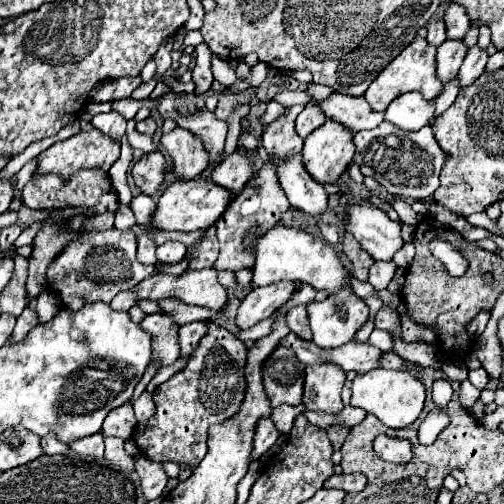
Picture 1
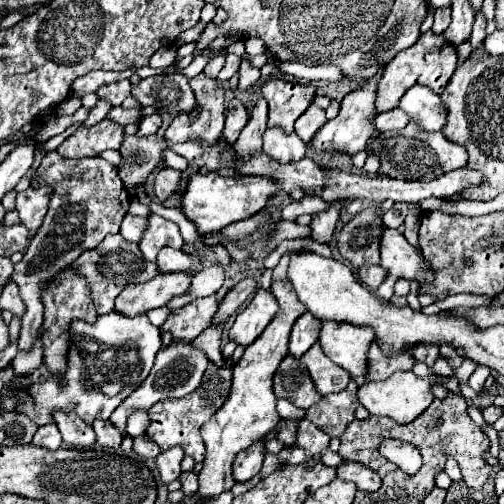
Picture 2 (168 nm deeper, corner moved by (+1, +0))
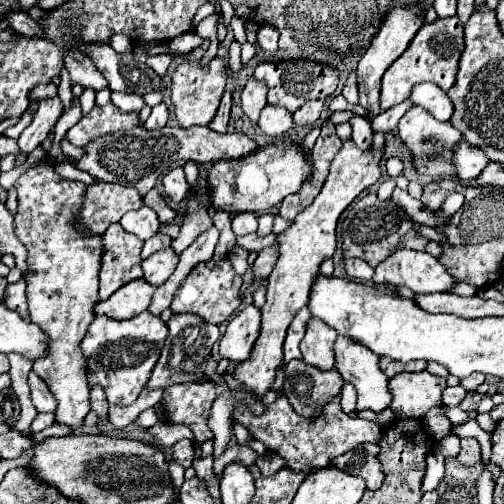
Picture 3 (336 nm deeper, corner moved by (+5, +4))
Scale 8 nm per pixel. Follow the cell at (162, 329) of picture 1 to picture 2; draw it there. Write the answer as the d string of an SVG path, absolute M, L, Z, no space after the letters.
M215 296L197 298L185 304L183 308L173 310L159 330L169 332L173 340L193 340L209 326L211 322L209 318L213 318L215 310L217 310Z

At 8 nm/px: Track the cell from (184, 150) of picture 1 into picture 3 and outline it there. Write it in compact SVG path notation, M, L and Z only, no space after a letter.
M213 58L207 66L201 66L197 60L185 60L173 72L171 80L171 100L175 104L175 116L181 128L189 128L195 124L207 126L221 102L223 88L227 82L227 62L223 58Z

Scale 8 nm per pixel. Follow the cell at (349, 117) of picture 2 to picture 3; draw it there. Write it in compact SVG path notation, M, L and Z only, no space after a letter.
M411 4L411 6L395 6L389 10L385 16L377 36L371 40L371 46L365 50L365 54L359 60L357 66L357 76L359 76L359 98L361 106L365 106L371 112L371 118L381 112L379 108L379 92L381 92L381 78L385 70L407 50L409 42L415 38L417 30L425 24L425 8L421 4Z

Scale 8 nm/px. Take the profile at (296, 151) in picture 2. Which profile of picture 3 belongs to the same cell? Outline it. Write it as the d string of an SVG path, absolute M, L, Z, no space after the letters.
M265 106L261 116L259 116L259 128L267 134L267 136L275 136L275 138L283 138L285 132L291 130L293 120L291 120L291 112L287 112L287 108L281 106Z

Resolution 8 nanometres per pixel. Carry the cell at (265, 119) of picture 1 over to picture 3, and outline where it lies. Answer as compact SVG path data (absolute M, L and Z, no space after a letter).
M249 78L249 82L245 84L245 88L243 88L243 92L241 92L243 112L245 112L253 122L257 122L261 110L265 108L265 104L267 104L267 88L265 88L265 84L261 84L261 80Z

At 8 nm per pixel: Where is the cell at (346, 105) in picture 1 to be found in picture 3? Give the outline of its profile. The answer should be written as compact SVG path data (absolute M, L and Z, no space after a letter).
M413 106L399 122L399 136L411 154L411 164L415 172L429 176L431 180L445 176L457 178L457 168L453 166L453 148L463 142L463 136L457 128L453 128L451 122L433 120L433 116L425 112L425 108Z

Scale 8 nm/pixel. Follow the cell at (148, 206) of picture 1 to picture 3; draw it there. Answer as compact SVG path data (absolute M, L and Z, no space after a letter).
M155 234L155 236L151 236L149 242L145 242L141 256L149 258L153 252L159 252L161 248L167 248L167 246L171 246L171 238L165 234Z

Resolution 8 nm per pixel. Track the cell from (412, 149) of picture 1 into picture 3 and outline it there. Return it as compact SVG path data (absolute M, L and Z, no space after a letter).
M469 142L465 144L459 144L455 148L455 158L453 158L453 164L457 164L457 170L459 170L459 178L463 182L473 182L483 170L485 166L491 162L485 152L481 152L479 148L473 148Z

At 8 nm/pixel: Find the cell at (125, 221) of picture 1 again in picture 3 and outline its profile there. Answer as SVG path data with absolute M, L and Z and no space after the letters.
M143 206L143 208L139 208L139 210L127 212L127 214L121 218L119 224L121 224L127 232L135 234L135 236L141 238L141 240L149 240L149 238L157 232L157 228L159 228L157 214L155 214L151 208L147 208L147 206Z

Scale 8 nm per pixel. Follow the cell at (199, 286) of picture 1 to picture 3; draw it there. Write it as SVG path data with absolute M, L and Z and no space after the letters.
M133 280L125 288L117 290L109 300L99 300L93 306L95 314L105 314L113 320L133 318L149 308L153 296L153 286L145 280Z

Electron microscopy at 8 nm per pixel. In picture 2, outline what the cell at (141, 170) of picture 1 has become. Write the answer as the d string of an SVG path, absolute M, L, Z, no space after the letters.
M161 168L161 170L157 172L153 190L155 190L155 196L157 196L159 202L167 200L167 198L177 190L179 178L181 178L181 172L179 172L179 170L173 170L173 168Z

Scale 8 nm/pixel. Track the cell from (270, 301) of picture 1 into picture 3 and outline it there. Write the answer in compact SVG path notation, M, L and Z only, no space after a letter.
M251 304L229 322L227 332L219 342L221 358L235 364L249 360L259 332L261 332L261 312Z

